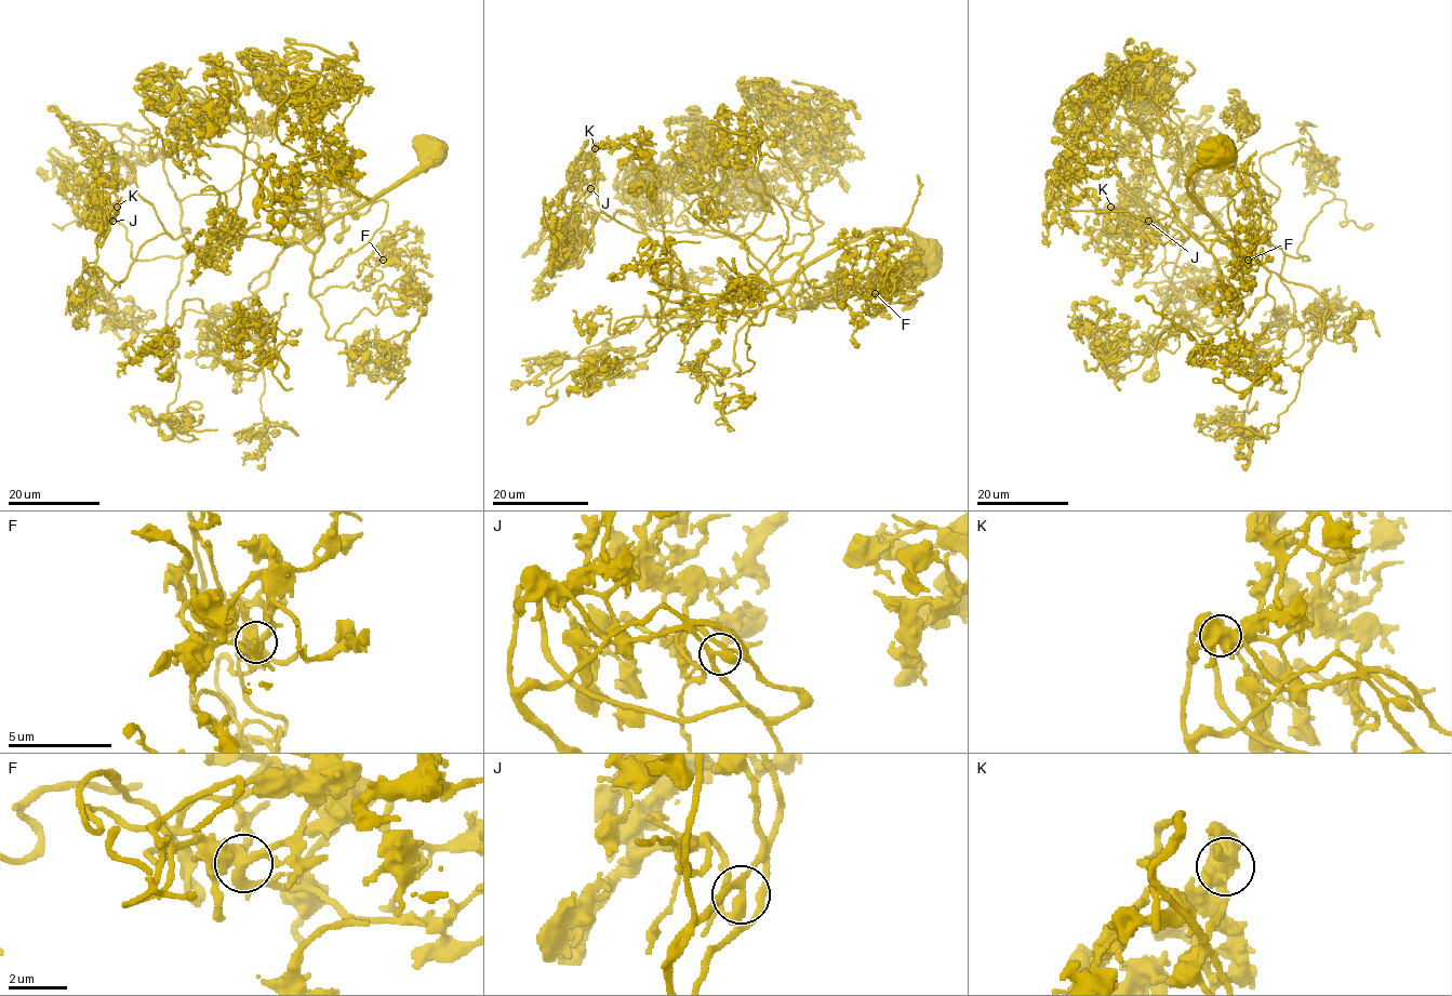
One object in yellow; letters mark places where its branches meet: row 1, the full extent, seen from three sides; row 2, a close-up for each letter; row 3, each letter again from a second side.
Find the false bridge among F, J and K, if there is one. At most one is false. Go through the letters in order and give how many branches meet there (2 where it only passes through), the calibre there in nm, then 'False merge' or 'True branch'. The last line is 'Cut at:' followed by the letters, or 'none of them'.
F: Branches: 5. Thickness 440 nm. True branch
J: Branches: 4. Thickness 280 nm. True branch
K: Branches: 5. Thickness 600 nm. True branch
Cut at: none of them

